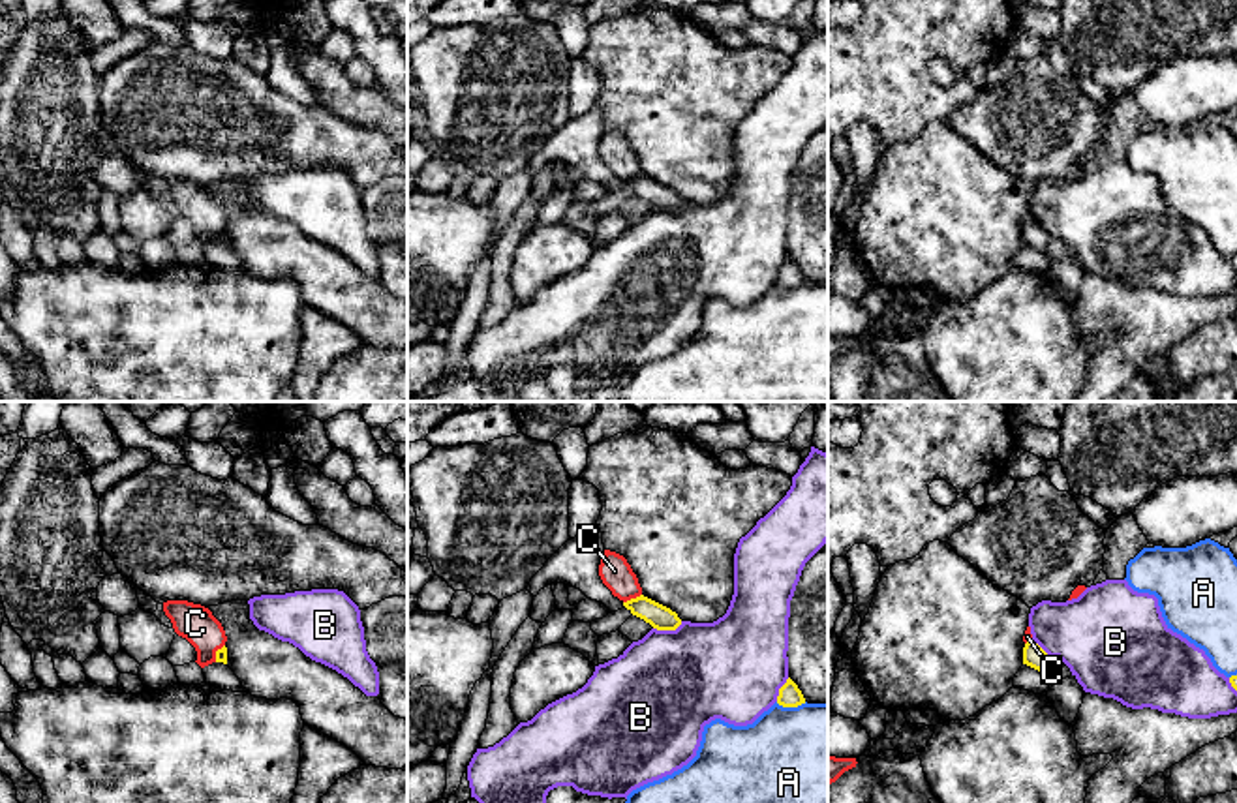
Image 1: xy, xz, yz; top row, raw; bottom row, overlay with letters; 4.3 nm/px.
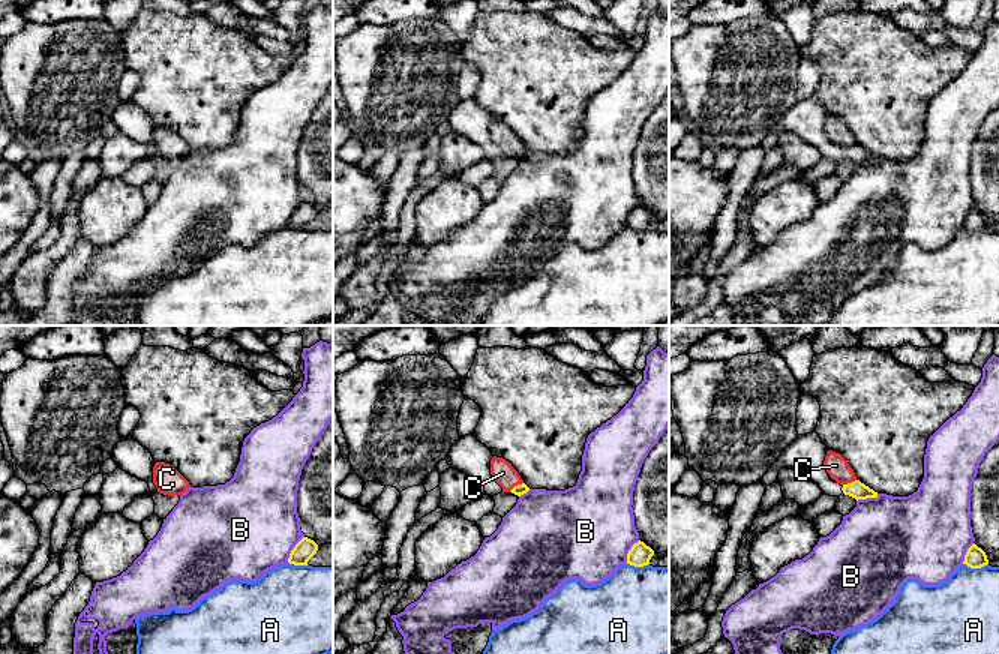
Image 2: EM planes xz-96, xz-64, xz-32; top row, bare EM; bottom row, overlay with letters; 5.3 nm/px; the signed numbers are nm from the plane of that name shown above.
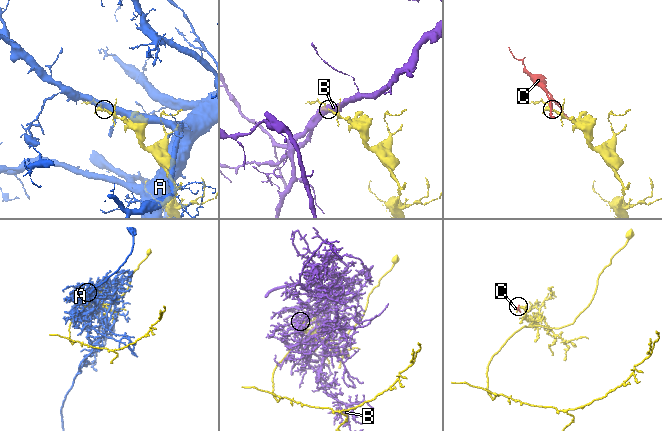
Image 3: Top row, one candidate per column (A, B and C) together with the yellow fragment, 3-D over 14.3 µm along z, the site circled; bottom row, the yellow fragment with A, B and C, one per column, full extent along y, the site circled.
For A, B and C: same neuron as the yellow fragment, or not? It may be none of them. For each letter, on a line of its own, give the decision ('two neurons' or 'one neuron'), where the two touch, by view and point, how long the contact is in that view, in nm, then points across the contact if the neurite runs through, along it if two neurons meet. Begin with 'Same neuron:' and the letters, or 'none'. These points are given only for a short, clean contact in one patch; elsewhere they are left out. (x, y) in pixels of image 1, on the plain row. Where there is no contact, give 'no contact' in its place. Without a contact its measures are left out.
Same neuron: C
A: two neurons | xz (791, 286) | 140 nm
B: two neurons | xz (667, 209) | 130 nm
C: one neuron | xz (631, 179) | 90 nm | across xz (661, 197), (631, 179), (614, 151)

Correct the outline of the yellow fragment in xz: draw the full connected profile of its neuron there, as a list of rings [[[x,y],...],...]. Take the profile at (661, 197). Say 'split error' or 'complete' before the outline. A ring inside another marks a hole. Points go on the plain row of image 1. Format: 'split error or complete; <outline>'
split error; [[[604,129],[599,156],[633,195],[644,199],[653,208],[676,210],[681,205],[676,191],[642,174],[638,158],[623,135]]]

